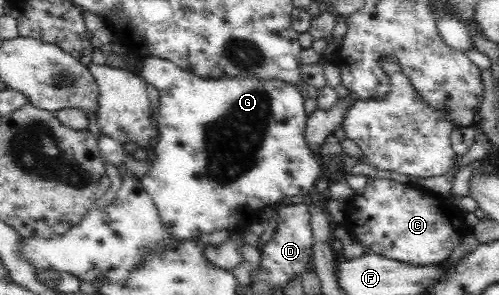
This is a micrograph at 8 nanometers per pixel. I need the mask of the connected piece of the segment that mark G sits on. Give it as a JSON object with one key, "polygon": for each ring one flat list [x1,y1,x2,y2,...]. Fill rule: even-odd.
{"polygon":[[148,56,142,61,141,72,138,73,146,83,150,83,158,89,160,94,160,104,156,116,160,139,154,147,156,159,149,172,139,179,144,186,145,191,152,197,161,223,165,231,176,240,196,240,202,233,212,233,212,231,224,231,228,233,236,233,232,227,238,221,238,217,244,217,245,214,250,215,259,211,262,207,275,205,279,206,284,197,294,197,294,195,306,195,312,191,314,183,320,175,320,163,318,159,312,155,308,150,307,141,304,140,304,123,306,123,307,115,304,112,304,99,301,91,294,86,286,84,280,80,256,80,256,77,251,75,244,75,244,77,224,77,220,80,214,78,201,78,184,70,178,68,174,62,162,60,162,58]]}

